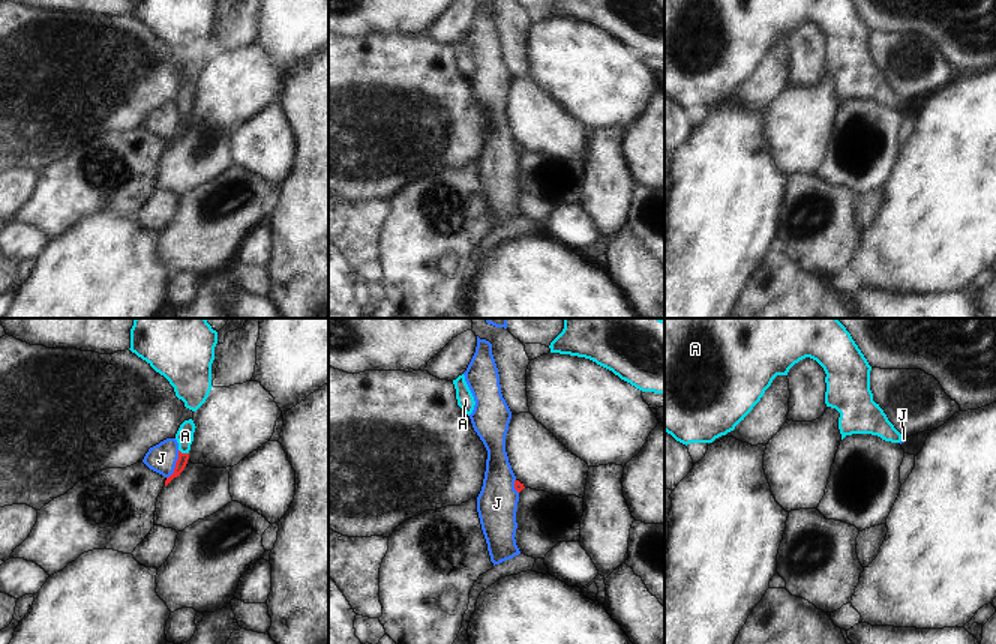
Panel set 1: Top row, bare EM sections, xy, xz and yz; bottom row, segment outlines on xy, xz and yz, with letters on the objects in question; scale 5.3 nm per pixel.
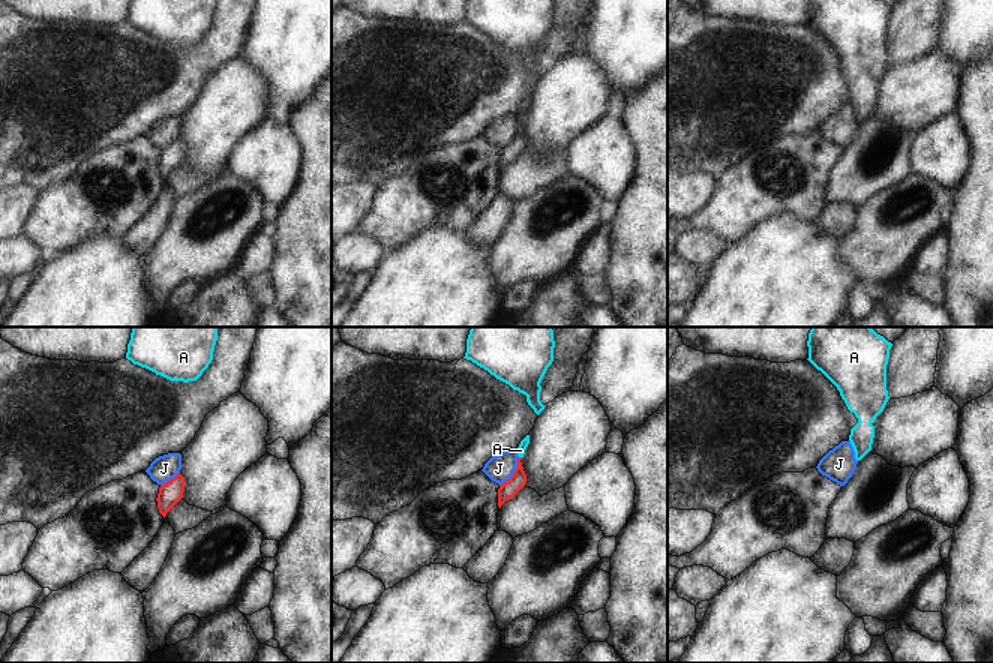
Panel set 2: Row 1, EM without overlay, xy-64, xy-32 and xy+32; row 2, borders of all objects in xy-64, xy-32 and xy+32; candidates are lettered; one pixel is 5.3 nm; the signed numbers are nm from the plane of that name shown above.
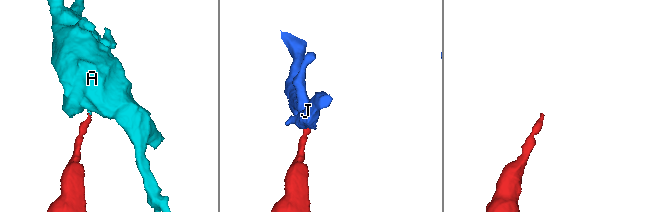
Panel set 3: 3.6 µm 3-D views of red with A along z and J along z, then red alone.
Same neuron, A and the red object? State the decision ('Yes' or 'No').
Yes

